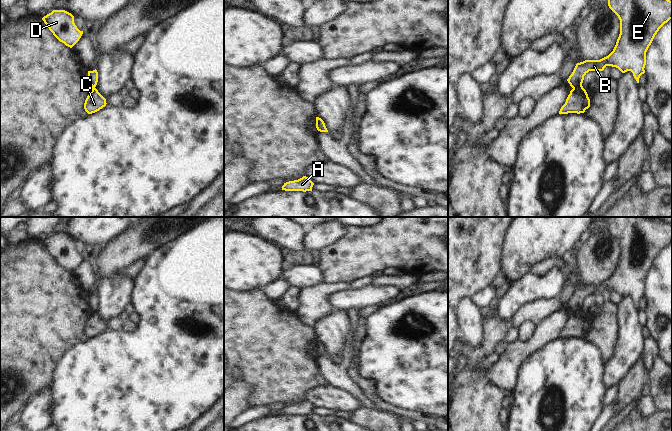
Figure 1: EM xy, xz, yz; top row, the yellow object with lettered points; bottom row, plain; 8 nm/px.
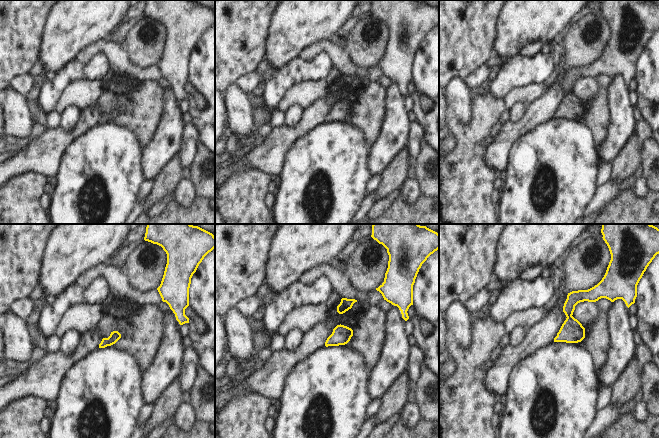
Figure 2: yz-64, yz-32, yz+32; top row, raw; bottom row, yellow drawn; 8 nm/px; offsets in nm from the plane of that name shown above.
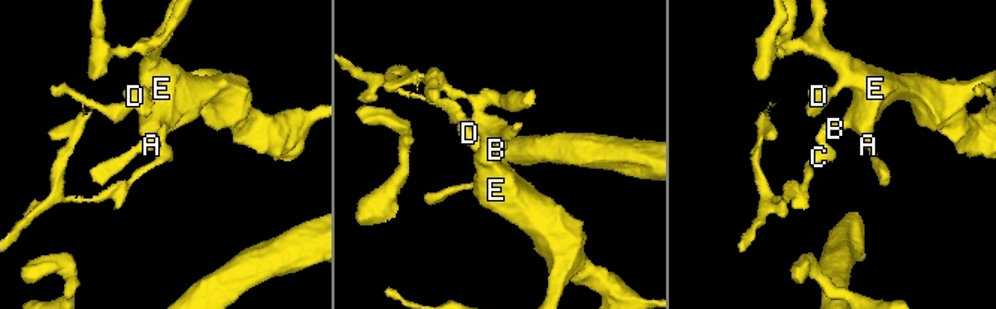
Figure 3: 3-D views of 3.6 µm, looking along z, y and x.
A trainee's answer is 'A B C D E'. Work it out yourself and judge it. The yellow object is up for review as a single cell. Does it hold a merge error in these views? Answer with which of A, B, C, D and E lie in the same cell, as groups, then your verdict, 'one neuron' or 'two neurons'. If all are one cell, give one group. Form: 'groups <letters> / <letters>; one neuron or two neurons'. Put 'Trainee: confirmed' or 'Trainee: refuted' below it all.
groups A B D E / C; two neurons
Trainee: refuted

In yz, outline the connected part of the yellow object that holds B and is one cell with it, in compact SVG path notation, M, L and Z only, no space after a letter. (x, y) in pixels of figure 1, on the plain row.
M608 217L608 230L620 244L620 258L613 275L600 284L577 287L567 303L572 312L582 309L589 295L603 295L606 290L618 292L622 297L631 295L637 307L645 297L646 276L659 253L672 243L672 225L654 217Z

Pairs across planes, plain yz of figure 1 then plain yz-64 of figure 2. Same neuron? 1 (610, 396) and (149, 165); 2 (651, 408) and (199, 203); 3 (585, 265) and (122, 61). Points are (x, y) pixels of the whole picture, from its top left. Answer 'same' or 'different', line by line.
1: different
2: different
3: different

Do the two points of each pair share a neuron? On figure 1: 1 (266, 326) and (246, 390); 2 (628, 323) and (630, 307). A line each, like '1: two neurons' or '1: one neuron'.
1: two neurons
2: one neuron

